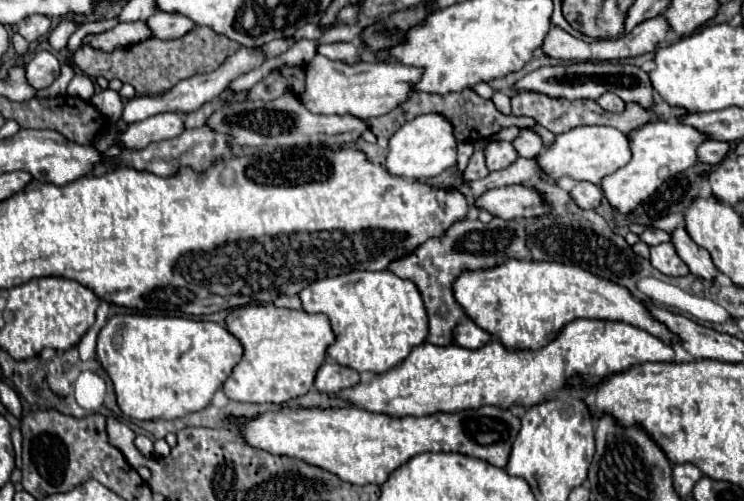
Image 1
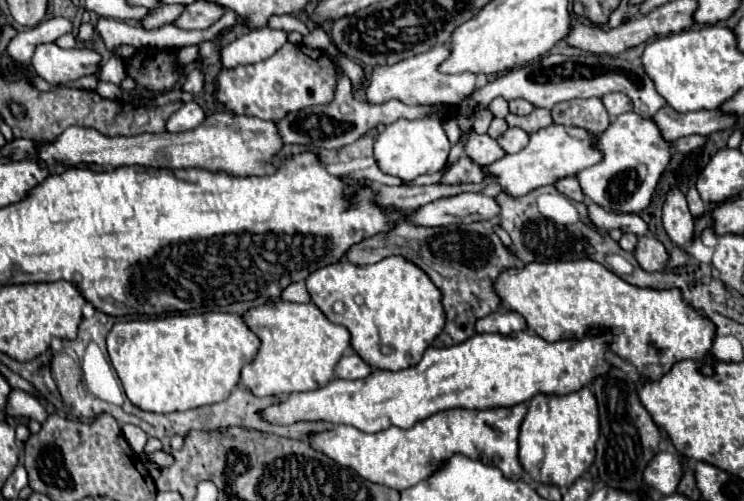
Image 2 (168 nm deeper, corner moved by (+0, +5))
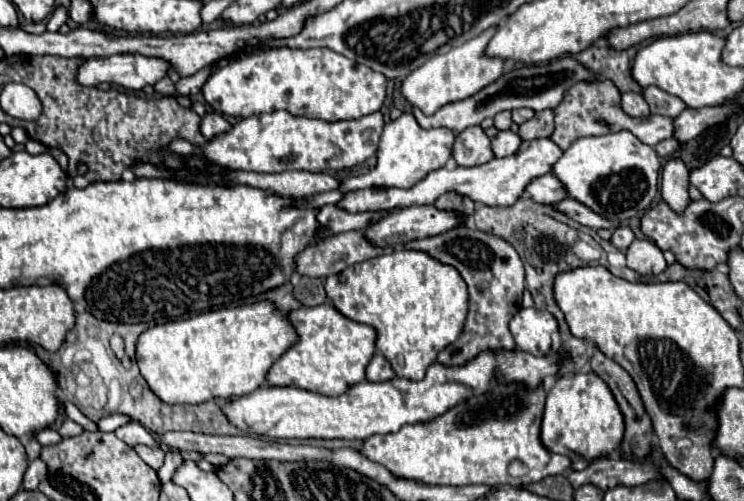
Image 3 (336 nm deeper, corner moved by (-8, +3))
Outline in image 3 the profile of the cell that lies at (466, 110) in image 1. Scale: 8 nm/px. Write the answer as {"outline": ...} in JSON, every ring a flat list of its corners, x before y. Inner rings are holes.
{"outline":[[542,110,536,112,534,118,520,124,520,138,534,140,534,138,548,138,554,132,554,112]]}

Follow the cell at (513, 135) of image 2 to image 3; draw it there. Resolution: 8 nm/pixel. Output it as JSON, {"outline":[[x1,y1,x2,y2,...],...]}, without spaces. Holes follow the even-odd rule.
{"outline":[[504,130,492,138,492,152,496,158,504,158,504,156,514,154,520,144,522,140,518,138,518,134,514,134,512,130]]}

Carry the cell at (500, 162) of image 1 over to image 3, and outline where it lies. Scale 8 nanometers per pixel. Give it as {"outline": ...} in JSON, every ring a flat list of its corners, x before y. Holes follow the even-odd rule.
{"outline":[[480,126,462,130,452,146,452,158,458,166,478,166,490,162,494,158,490,138,484,134]]}

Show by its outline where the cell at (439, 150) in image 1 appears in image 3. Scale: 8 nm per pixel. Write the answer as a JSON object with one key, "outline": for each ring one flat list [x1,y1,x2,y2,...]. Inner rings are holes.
{"outline":[[404,112,400,118,390,120,384,126,384,132,380,136,380,144,378,144,378,164,372,172,368,172,366,176,356,176,354,180,344,178,340,180,338,190,340,192,350,192,350,190,358,190,358,188,372,188,372,186,396,186,396,188,410,188,416,182,420,182,422,178,426,178,428,172,442,168,448,158,452,156,452,144,454,144,454,132,448,128,432,128,432,130,424,130,418,126,416,118,412,112]]}

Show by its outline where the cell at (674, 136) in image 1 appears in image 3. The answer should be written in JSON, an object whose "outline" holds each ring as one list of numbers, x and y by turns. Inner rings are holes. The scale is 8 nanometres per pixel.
{"outline":[[628,130,578,138,552,166,552,174,562,182,566,194,602,218,612,222,624,222,636,214,642,214,656,196,660,158,652,146,642,144]]}

